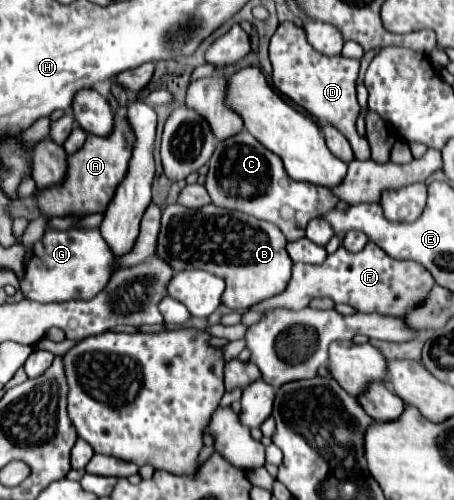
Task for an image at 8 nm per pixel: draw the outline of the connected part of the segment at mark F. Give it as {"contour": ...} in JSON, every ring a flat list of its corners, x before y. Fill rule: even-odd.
{"contour":[[369,242,361,252,347,252,345,248,339,248,335,254,329,254,327,260,323,264,295,264,293,266,293,278,287,286,285,292,269,298,269,300,263,300,259,306,255,306,253,310,257,308,277,308,277,306,285,306,285,308,303,308,307,306,313,298,319,298,319,296,327,296,331,298,335,304,349,304,353,308,357,308,357,312,377,312,377,314,383,314,383,316,403,316,407,314,411,308,415,308,415,304,419,304,427,292,431,290,431,284,435,284,431,272,417,264,417,262,403,262,403,260,395,260,391,256,387,256,379,246]]}

